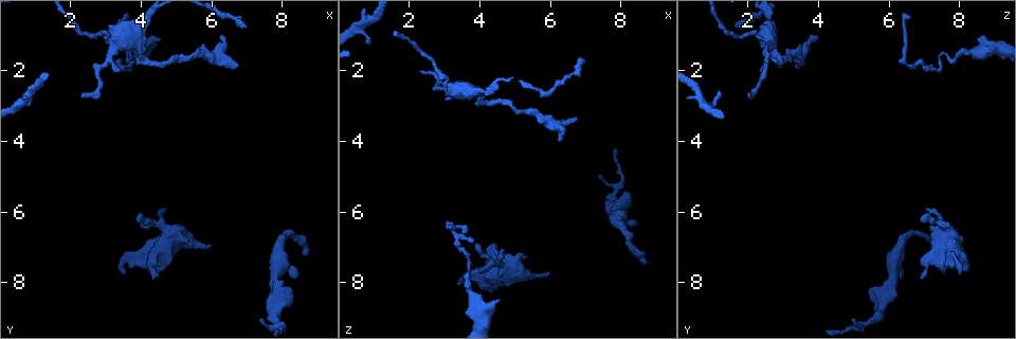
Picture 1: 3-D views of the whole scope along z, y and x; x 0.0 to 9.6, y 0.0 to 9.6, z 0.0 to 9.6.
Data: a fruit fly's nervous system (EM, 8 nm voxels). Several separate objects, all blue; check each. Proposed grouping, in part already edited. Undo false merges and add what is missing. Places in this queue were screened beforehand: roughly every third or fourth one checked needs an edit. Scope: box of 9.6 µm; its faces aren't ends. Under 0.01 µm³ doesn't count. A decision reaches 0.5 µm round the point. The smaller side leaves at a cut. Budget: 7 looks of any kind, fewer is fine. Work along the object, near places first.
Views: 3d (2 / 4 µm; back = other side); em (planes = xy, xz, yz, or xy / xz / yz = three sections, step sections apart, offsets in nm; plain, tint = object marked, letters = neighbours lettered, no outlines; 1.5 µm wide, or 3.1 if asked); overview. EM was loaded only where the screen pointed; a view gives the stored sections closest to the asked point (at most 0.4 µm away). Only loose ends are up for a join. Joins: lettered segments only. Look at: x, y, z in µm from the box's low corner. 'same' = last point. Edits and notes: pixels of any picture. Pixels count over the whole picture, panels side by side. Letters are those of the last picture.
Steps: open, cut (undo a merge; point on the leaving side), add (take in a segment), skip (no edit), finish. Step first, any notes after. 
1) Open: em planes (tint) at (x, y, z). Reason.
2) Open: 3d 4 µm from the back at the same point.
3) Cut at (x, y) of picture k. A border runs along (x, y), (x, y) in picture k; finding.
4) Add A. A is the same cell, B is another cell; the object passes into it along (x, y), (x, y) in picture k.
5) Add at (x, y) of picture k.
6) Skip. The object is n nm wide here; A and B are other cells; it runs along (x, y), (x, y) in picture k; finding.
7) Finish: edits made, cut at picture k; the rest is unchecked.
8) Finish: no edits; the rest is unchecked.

Open: em planes (letters) at (3.70, 1.70, 6.90). An open end.

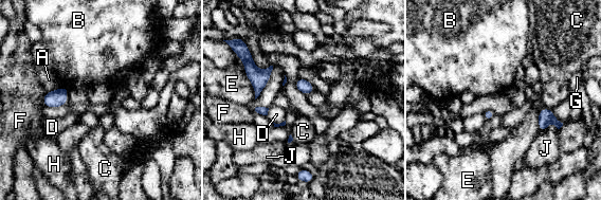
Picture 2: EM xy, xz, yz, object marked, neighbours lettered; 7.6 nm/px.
Skip. The longest contact is with E, 240 nm; A, B, C, D, E, F, G, H and J are other cells; none of them fits.

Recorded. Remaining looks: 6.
Open: 3d 4 µm at (3.45, 1.30, 2.55). Looks like a crossing.

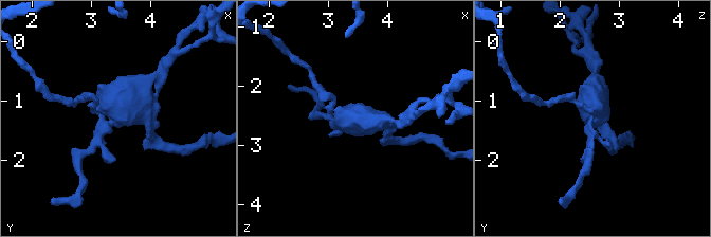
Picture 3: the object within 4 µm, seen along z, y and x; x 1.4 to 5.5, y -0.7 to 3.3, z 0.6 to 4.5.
Open: em planes (tint) at (3.40, 1.25, 2.50).

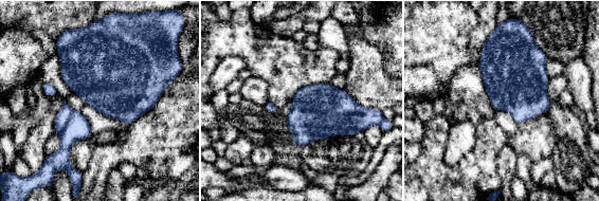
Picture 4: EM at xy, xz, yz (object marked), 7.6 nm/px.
Open: em planes (letters) at the same point. What lies round it.

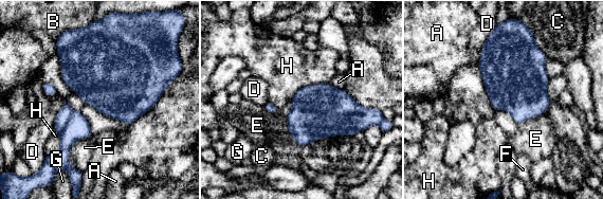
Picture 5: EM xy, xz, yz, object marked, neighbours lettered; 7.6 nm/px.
Cut at (64, 114) of picture 5. A, B, C, D, E, F, G and H are other cells; a border runs along (73, 111), (60, 133) in picture 5; a second cell is stuck on.

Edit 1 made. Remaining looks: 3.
Open: overview. Redraw.

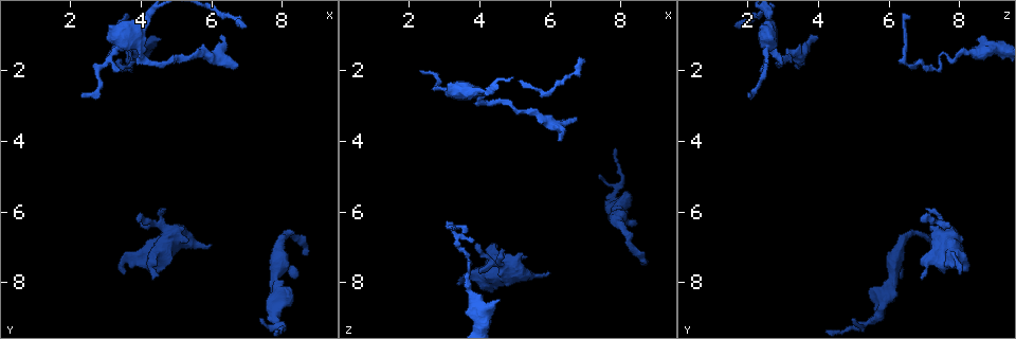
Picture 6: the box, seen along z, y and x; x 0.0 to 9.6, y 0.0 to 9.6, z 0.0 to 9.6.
Open: em planes (plain) at (8.75, 7.25, 7.40). Tapers out.

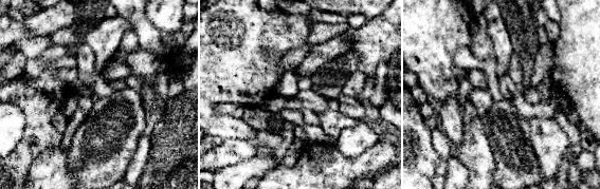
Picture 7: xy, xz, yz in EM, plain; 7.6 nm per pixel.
Open: em planes (letters) at the same point. What lies round it.

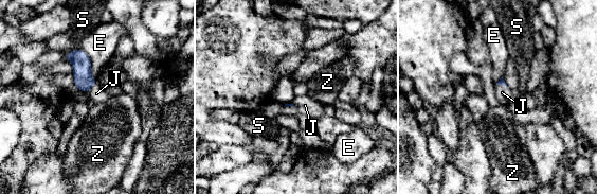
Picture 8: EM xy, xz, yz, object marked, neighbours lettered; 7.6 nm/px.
Add J. J is the same cell, E, S and Z are other cells; the cell continues.

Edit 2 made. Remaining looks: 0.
Finish: edits made, cut at picture 5, add at picture 8; the rest is unchecked.

